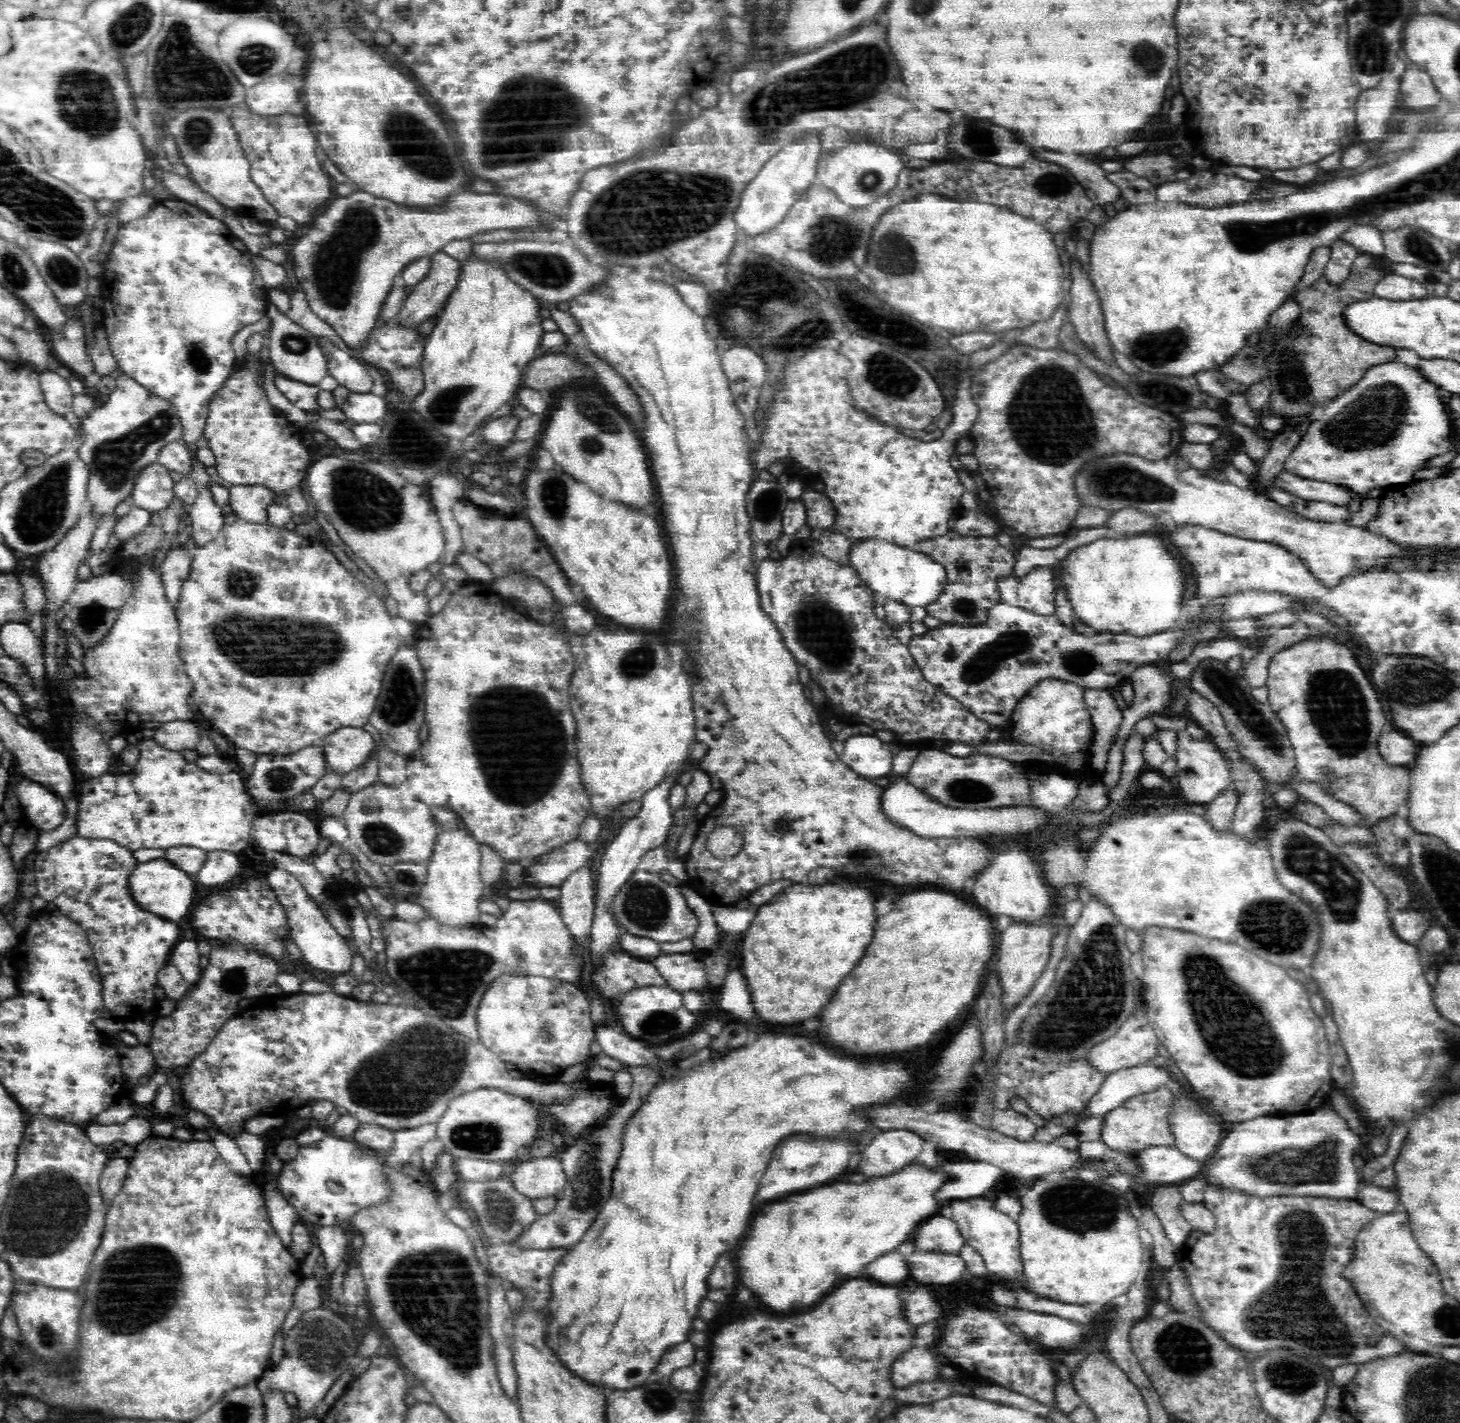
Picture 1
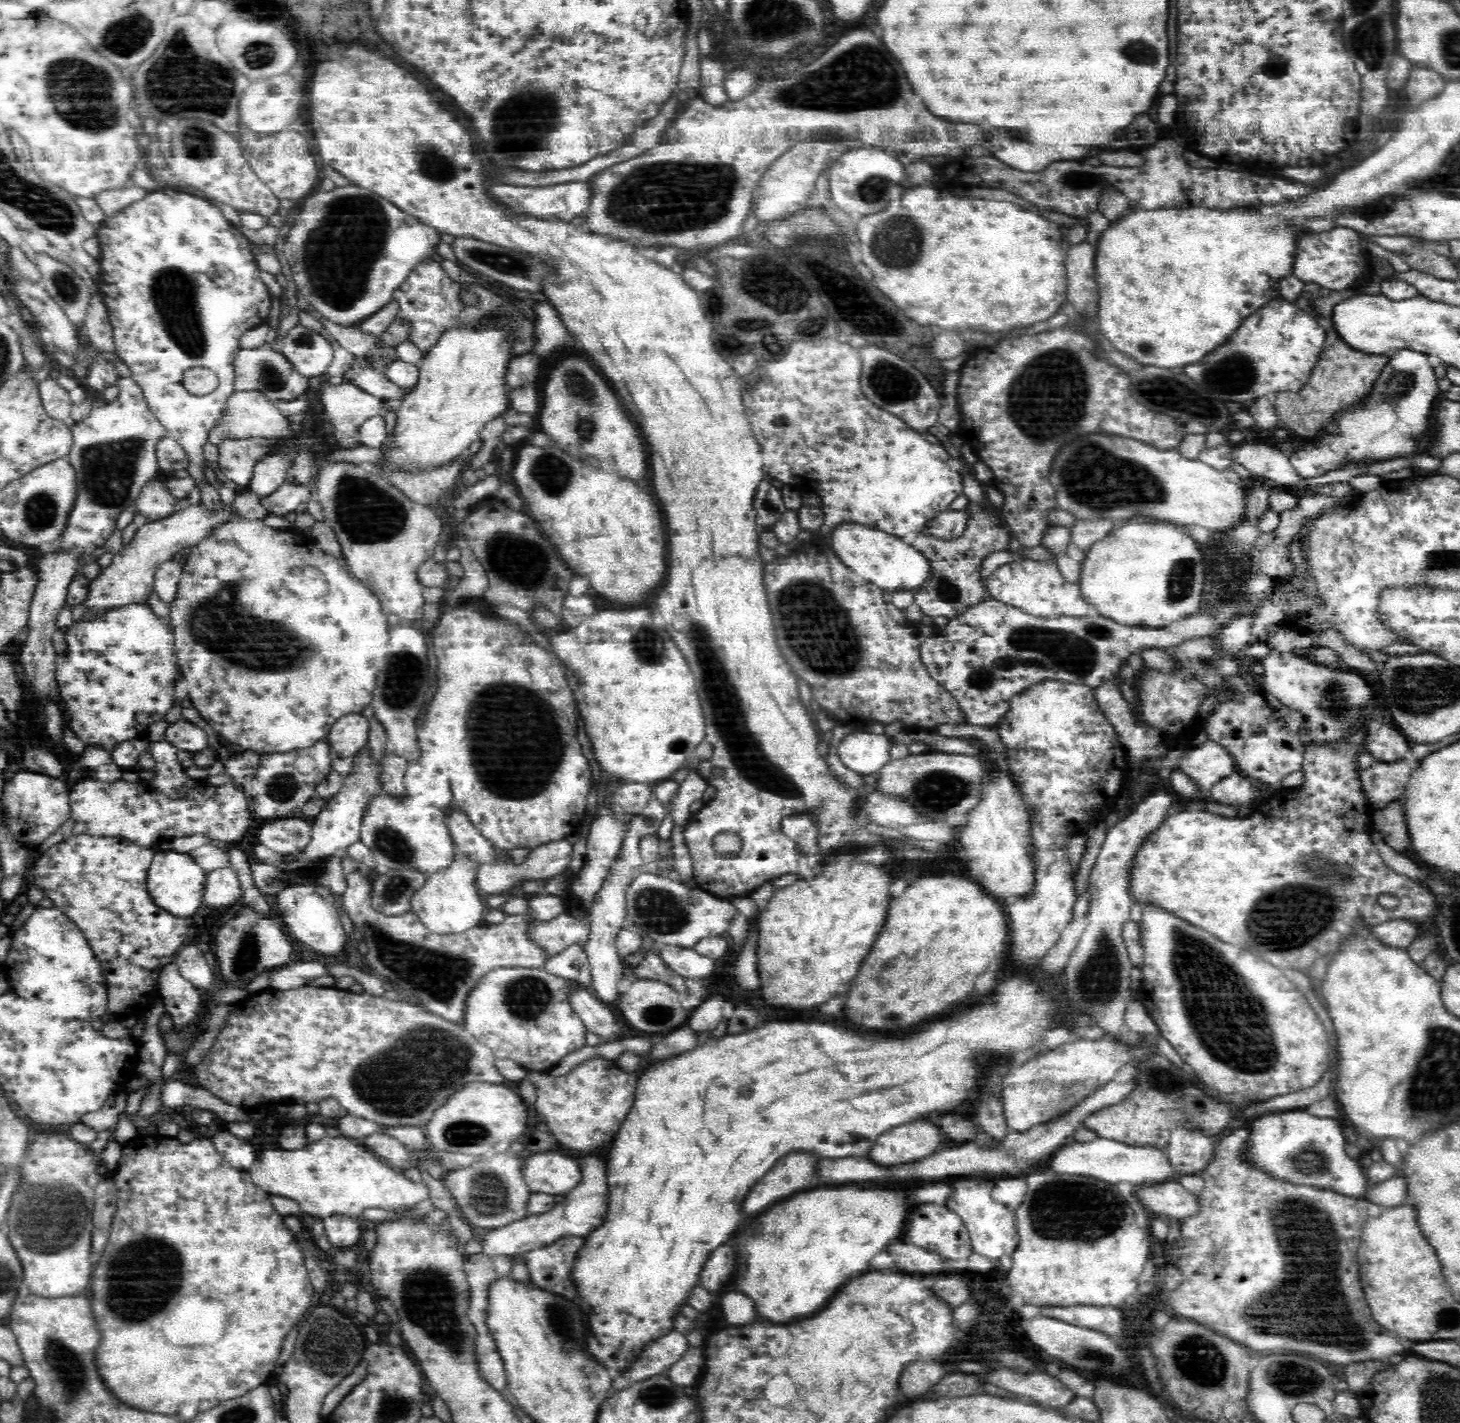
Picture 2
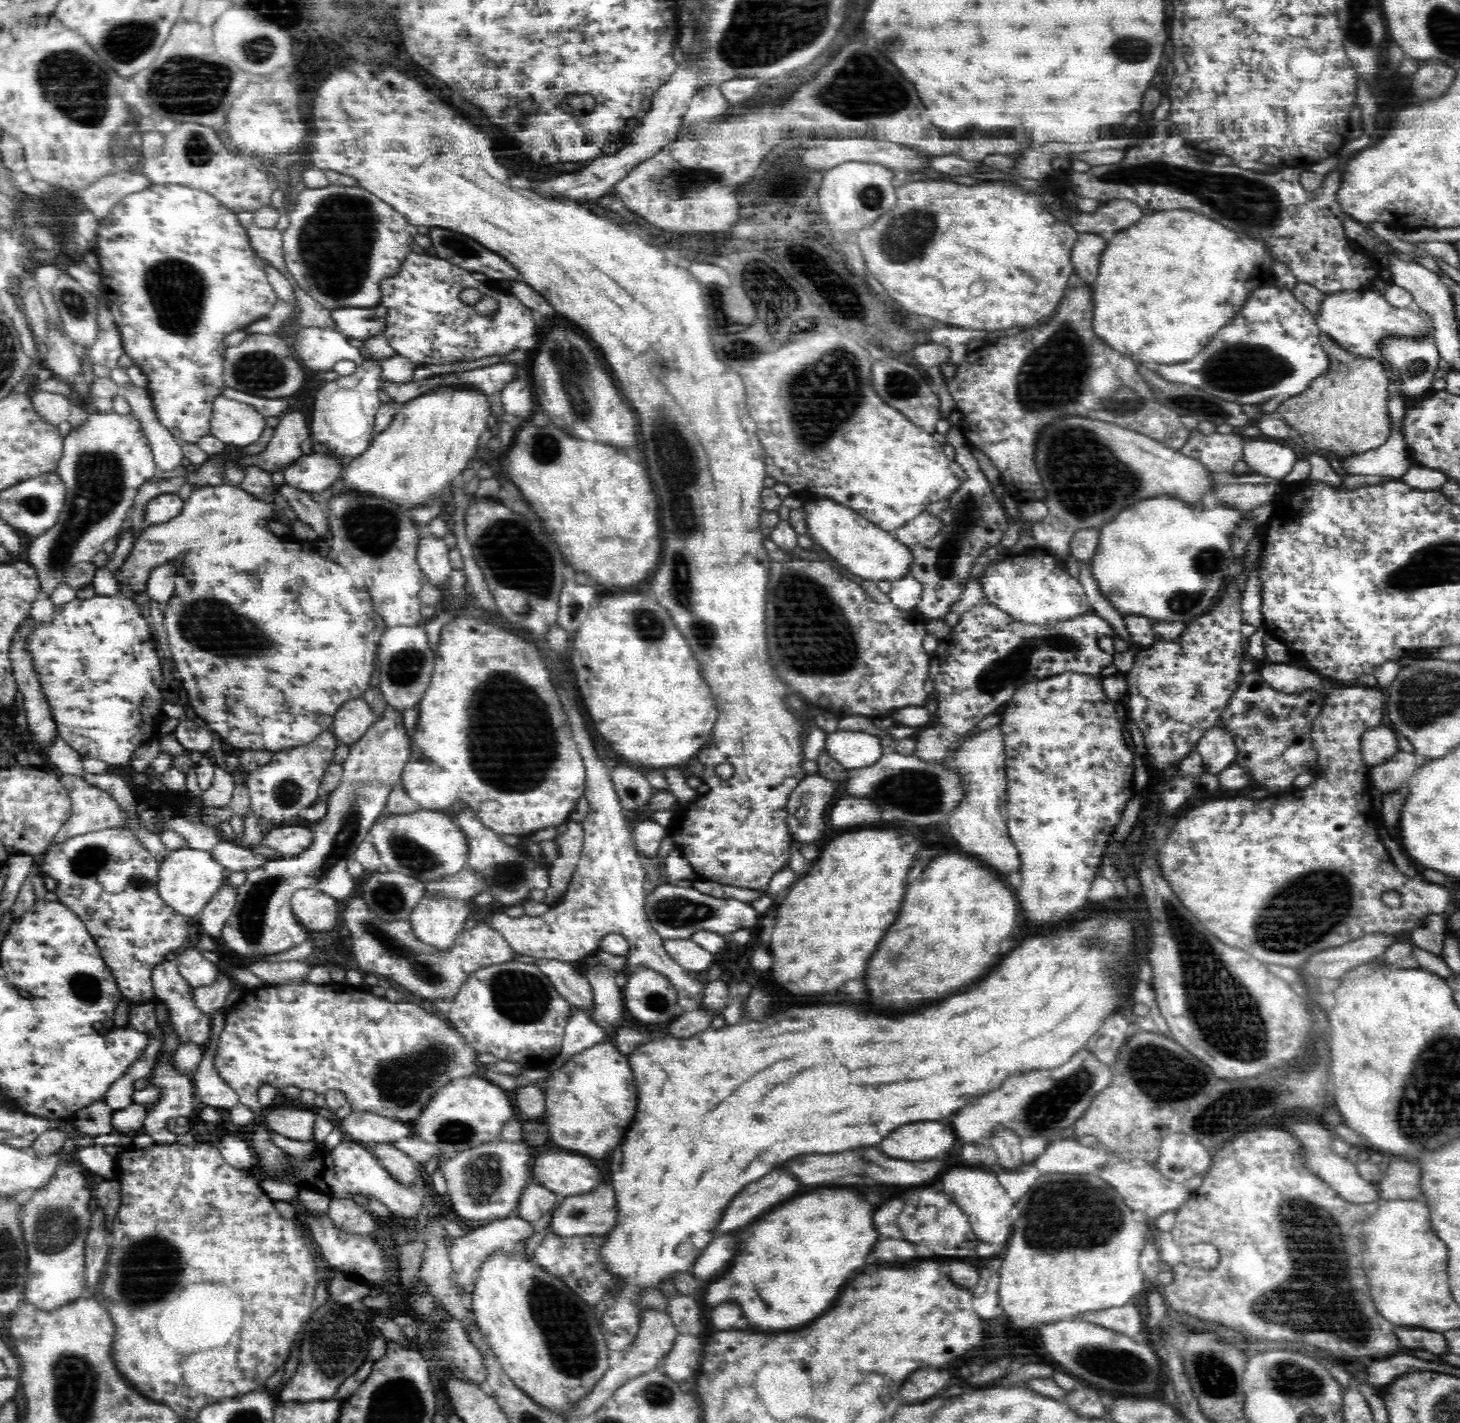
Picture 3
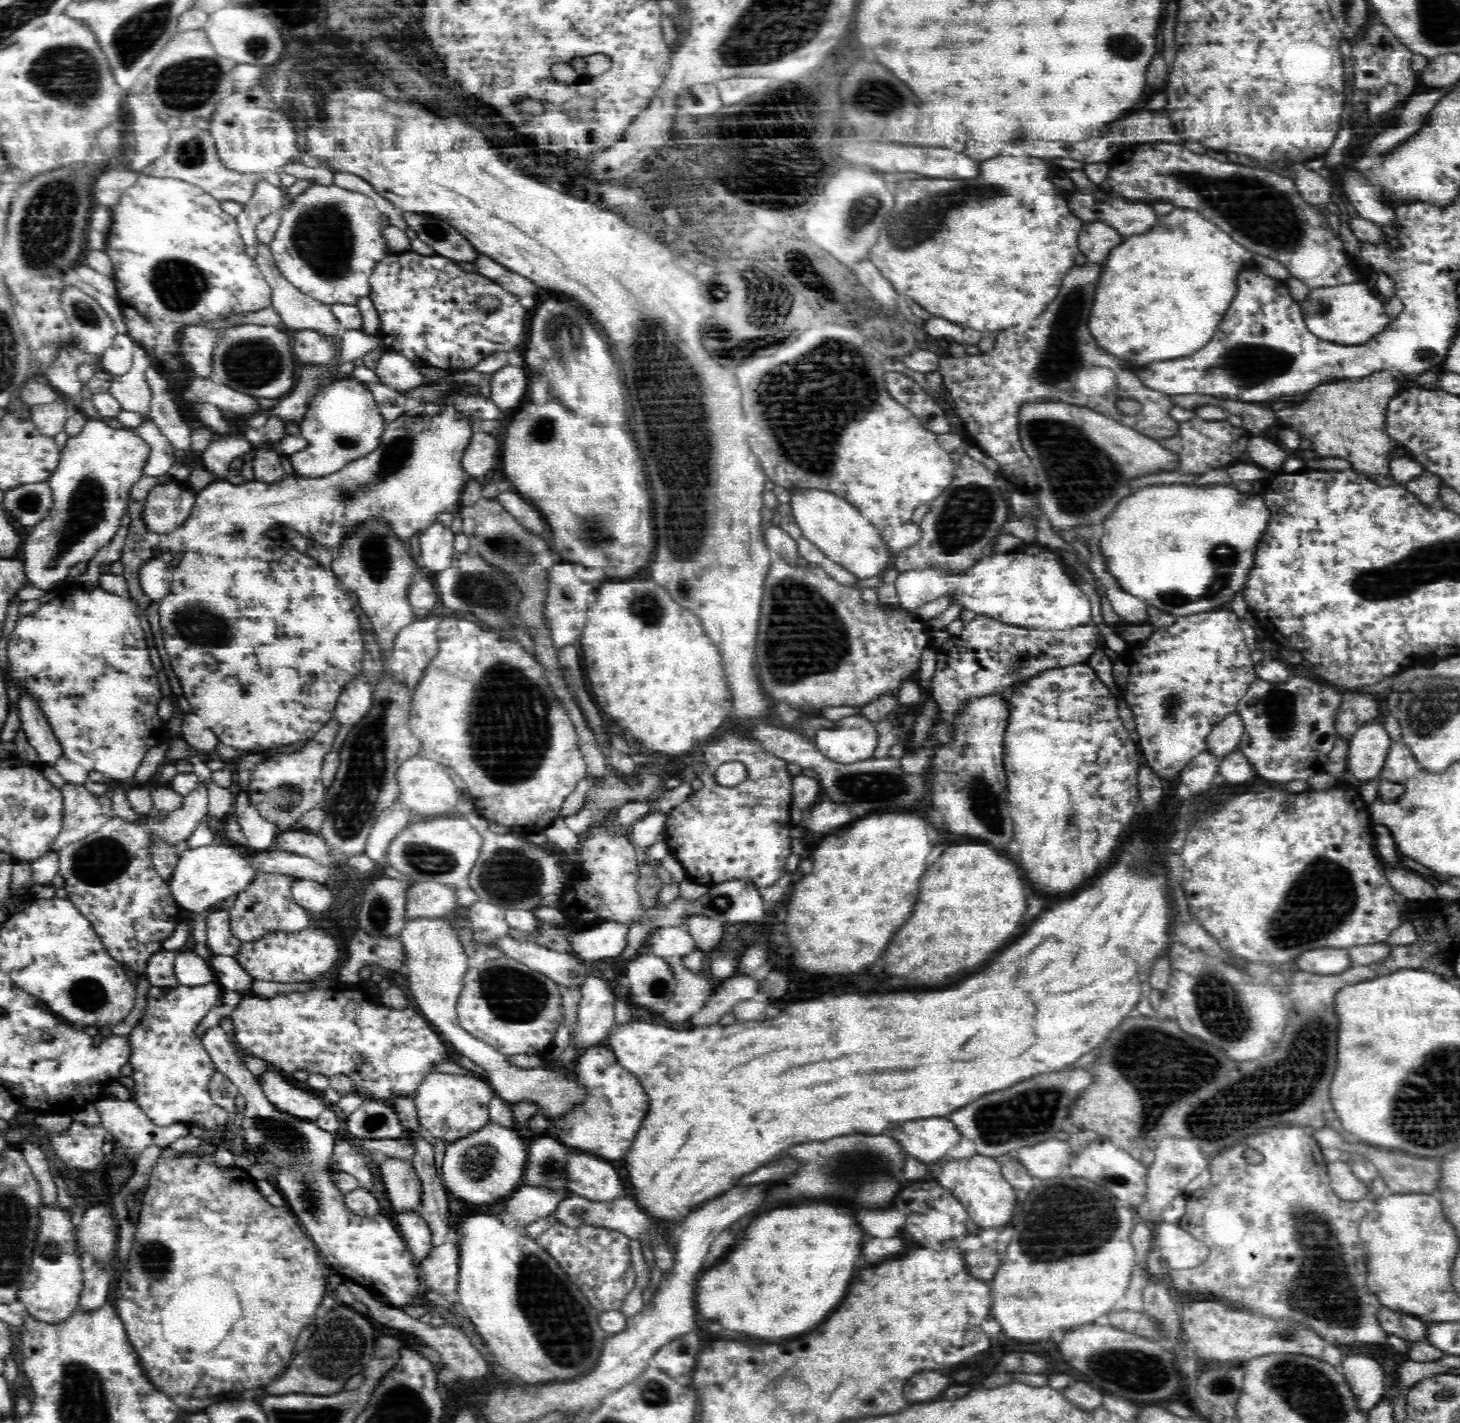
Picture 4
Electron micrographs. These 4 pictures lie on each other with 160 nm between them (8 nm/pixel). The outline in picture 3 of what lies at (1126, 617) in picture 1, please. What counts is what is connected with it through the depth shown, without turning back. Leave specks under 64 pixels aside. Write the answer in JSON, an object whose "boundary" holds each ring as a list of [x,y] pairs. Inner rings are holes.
{"boundary":[[[1166,497],[1146,498],[1134,508],[1127,508],[1101,528],[1095,555],[1088,562],[1092,578],[1102,596],[1125,616],[1146,617],[1151,623],[1184,622],[1189,625],[1197,617],[1209,613],[1220,588],[1225,584],[1225,573],[1232,562],[1228,547],[1228,532],[1240,522],[1243,512],[1227,505],[1213,509],[1188,509],[1184,503]]]}

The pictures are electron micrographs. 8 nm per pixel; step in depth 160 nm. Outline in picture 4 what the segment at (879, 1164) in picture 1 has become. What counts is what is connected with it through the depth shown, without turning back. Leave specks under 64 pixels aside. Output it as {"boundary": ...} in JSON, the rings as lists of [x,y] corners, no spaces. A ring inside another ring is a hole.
{"boundary":[[[948,1116],[914,1120],[910,1124],[902,1124],[896,1130],[890,1130],[888,1136],[896,1140],[902,1152],[910,1154],[922,1164],[940,1160],[961,1138]]]}

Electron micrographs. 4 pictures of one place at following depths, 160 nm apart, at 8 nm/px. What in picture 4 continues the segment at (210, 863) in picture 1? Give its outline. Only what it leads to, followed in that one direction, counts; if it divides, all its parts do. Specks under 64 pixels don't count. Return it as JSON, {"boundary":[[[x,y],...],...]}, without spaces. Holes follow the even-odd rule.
{"boundary":[[[217,903],[206,916],[206,945],[216,955],[237,957],[243,951],[243,944],[230,934],[231,916],[229,908]]]}

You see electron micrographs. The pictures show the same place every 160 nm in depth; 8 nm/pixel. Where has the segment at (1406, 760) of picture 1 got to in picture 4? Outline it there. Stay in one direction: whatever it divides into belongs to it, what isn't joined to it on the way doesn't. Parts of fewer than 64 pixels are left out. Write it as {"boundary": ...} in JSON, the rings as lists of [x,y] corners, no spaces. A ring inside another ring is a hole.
{"boundary":[[[1368,723],[1354,733],[1349,744],[1348,770],[1360,783],[1382,781],[1381,768],[1390,752],[1392,740],[1382,724]]]}

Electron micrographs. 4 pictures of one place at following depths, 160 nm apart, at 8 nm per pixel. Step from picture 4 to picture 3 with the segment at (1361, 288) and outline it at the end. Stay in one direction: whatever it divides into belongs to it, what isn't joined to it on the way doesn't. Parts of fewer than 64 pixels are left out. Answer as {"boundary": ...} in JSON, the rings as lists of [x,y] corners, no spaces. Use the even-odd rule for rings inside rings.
{"boundary":[[[1348,291],[1345,293],[1336,293],[1328,295],[1322,312],[1320,312],[1320,320],[1316,321],[1318,332],[1323,332],[1332,337],[1342,348],[1347,349],[1354,355],[1383,361],[1381,348],[1386,341],[1394,339],[1394,341],[1425,341],[1432,339],[1435,344],[1437,338],[1436,327],[1434,327],[1434,317],[1430,313],[1424,313],[1422,309],[1416,307],[1396,307],[1386,301],[1386,297],[1374,291]]]}

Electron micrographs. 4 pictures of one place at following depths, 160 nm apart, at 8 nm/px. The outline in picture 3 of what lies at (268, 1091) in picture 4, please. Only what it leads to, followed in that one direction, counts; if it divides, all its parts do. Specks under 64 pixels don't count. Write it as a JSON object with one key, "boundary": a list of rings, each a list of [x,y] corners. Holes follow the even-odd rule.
{"boundary":[[[272,1105],[268,1109],[269,1115],[266,1121],[272,1132],[298,1140],[298,1142],[313,1140],[312,1126],[317,1115],[309,1107],[301,1109],[294,1106]]]}

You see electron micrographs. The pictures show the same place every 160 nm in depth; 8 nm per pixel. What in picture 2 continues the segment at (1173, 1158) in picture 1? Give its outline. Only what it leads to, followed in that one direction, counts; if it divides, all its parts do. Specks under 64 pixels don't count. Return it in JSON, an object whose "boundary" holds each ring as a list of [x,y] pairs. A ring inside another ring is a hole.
{"boundary":[[[1096,1137],[1093,1141],[1064,1144],[1053,1153],[1048,1166],[1058,1174],[1078,1174],[1078,1176],[1094,1176],[1100,1180],[1108,1180],[1112,1184],[1126,1182],[1132,1188],[1146,1188],[1177,1180],[1177,1170],[1168,1159],[1166,1148],[1146,1145],[1132,1147],[1110,1139]]]}

